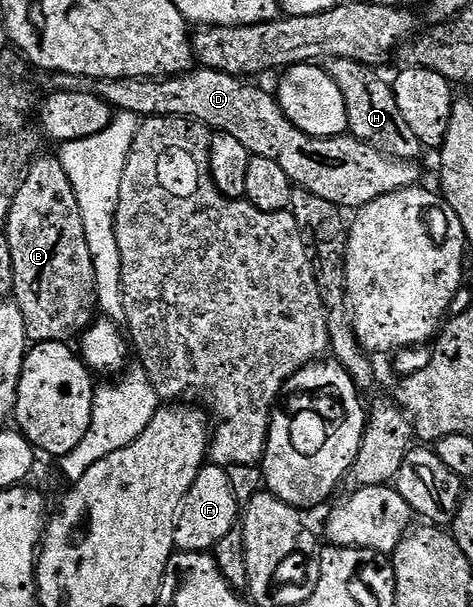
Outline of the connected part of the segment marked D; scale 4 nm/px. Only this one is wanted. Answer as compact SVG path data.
M199 67L198 69L192 69L186 71L183 75L168 75L165 79L87 79L83 75L61 75L58 73L50 76L51 87L57 91L93 91L97 97L101 97L104 101L116 111L128 111L134 115L140 117L150 117L152 115L168 115L169 117L181 117L182 119L195 119L199 123L203 123L206 127L210 127L212 132L224 131L229 133L230 136L238 141L241 141L242 145L245 145L245 149L248 150L250 156L256 155L257 157L269 157L269 161L277 161L277 165L281 165L281 169L285 169L285 173L289 173L292 184L296 188L308 191L309 193L317 193L317 197L325 197L325 201L329 201L333 205L337 205L340 209L358 209L369 205L369 201L377 201L377 197L382 195L388 195L394 191L400 191L406 187L416 186L420 182L419 179L419 166L420 164L414 159L394 159L389 157L385 153L381 153L377 149L373 149L365 141L355 138L350 133L344 133L342 135L334 135L333 137L313 137L309 133L305 133L301 129L297 129L297 125L293 125L293 121L289 121L289 117L281 109L278 98L274 94L271 95L267 91L262 91L259 87L254 87L254 82L248 81L246 78L230 75L229 73L221 73L220 71L214 71L208 67Z

